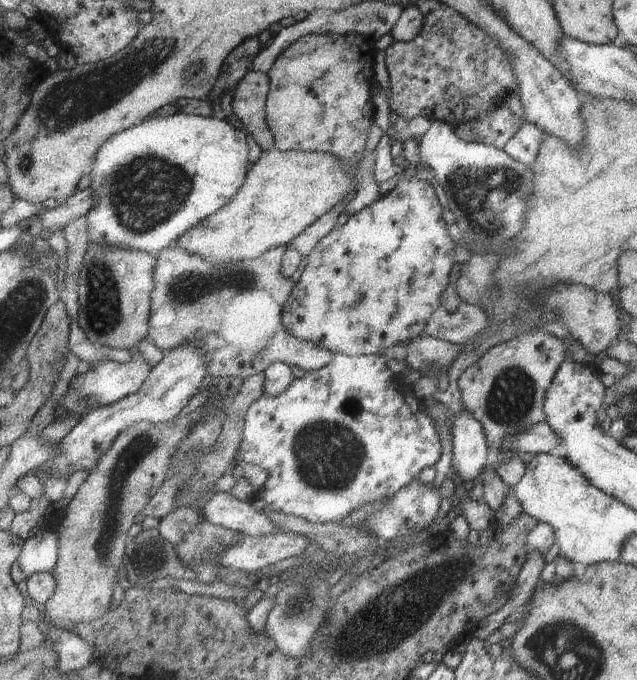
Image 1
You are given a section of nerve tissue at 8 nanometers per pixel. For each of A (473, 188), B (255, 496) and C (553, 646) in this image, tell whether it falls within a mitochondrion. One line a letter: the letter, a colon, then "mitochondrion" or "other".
A: mitochondrion
B: other
C: mitochondrion

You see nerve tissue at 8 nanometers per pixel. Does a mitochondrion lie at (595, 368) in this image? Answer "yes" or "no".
no

